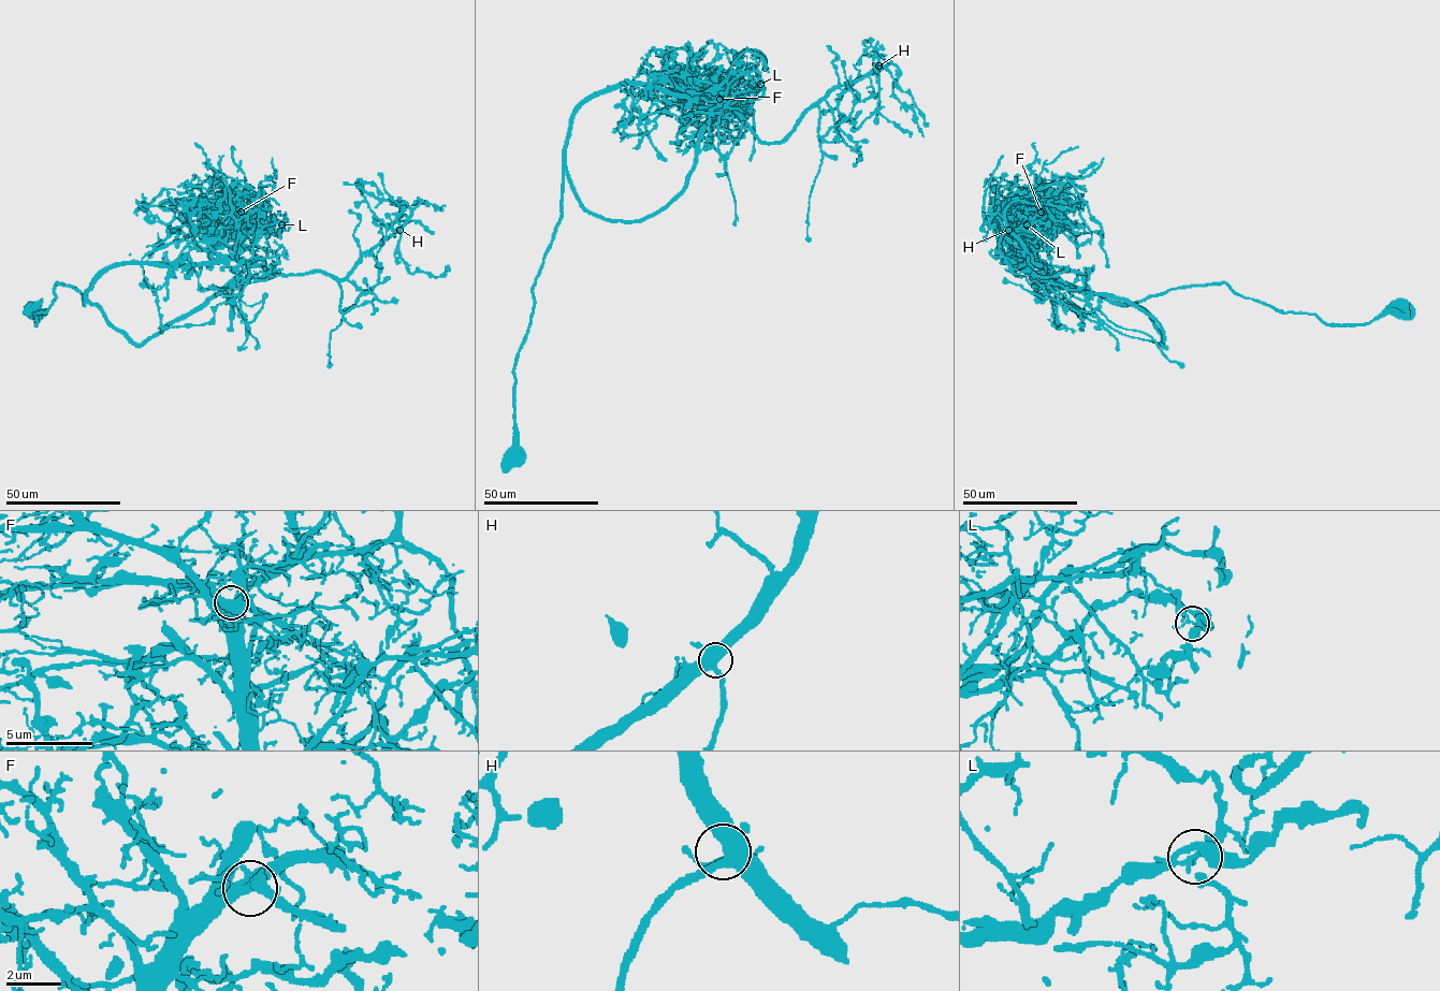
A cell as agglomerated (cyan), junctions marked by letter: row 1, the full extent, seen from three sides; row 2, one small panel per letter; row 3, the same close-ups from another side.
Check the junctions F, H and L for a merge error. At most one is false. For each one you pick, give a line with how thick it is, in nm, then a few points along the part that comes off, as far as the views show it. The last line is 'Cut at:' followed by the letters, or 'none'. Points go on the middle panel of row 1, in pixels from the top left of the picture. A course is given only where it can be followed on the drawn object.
L: calibre 190 nm; course (760, 85), (751, 98), (675, 92), (685, 86), (714, 95), (740, 118), (747, 110)
Cut at: L

